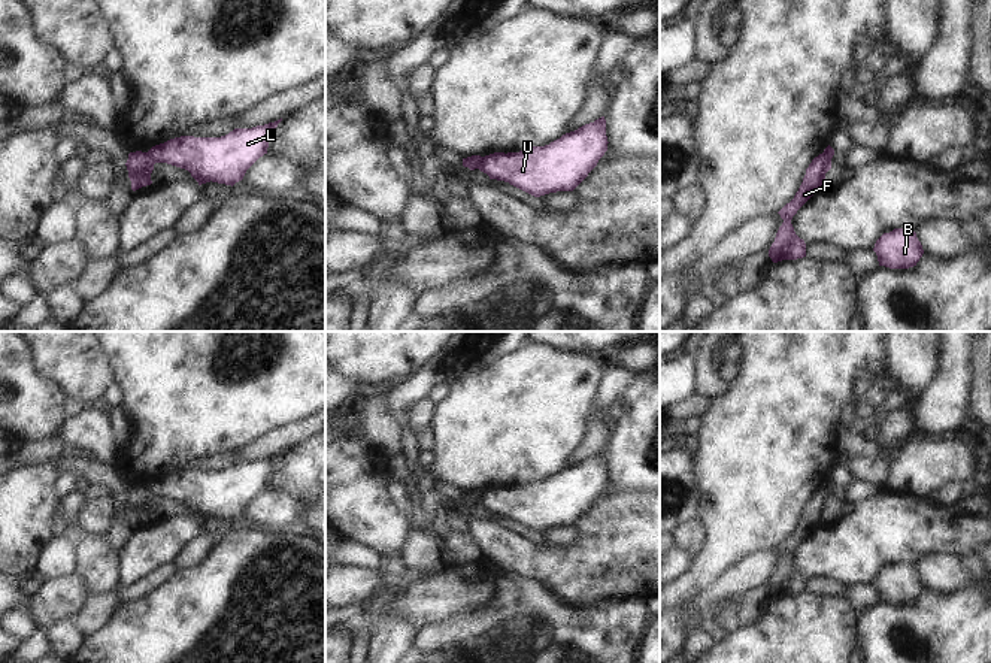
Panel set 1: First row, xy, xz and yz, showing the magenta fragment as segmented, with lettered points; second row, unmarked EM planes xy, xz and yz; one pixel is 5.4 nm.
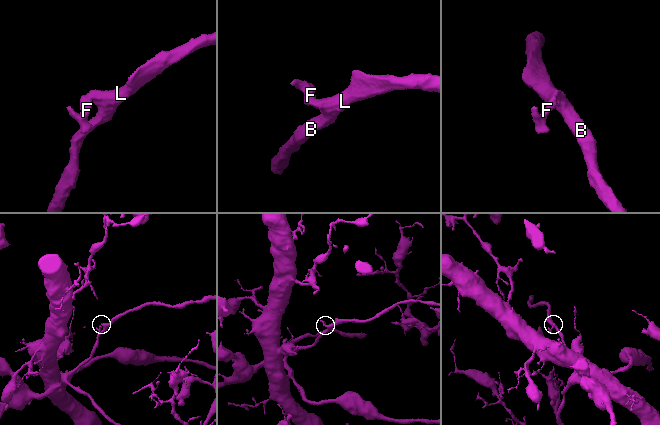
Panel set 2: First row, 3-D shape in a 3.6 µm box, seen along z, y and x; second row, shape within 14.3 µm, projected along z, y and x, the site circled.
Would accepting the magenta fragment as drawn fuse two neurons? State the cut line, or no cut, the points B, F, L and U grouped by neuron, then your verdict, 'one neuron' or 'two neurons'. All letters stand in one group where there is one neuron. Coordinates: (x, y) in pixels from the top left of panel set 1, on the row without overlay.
cut xy (145, 487), (154, 497); groups B L U / F; two neurons

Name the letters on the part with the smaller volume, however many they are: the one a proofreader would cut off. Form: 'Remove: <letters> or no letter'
Remove: F

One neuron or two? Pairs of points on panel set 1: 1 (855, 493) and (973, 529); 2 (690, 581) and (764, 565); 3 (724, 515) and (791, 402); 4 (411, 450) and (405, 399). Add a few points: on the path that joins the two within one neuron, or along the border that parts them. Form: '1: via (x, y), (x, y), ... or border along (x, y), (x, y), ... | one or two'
1: border along (882, 493), (855, 505) | two
2: border along (751, 554), (730, 565), (694, 596) | two
3: via (752, 487), (757, 463), (775, 430) | one
4: via (409, 438), (402, 421), (402, 411) | one

